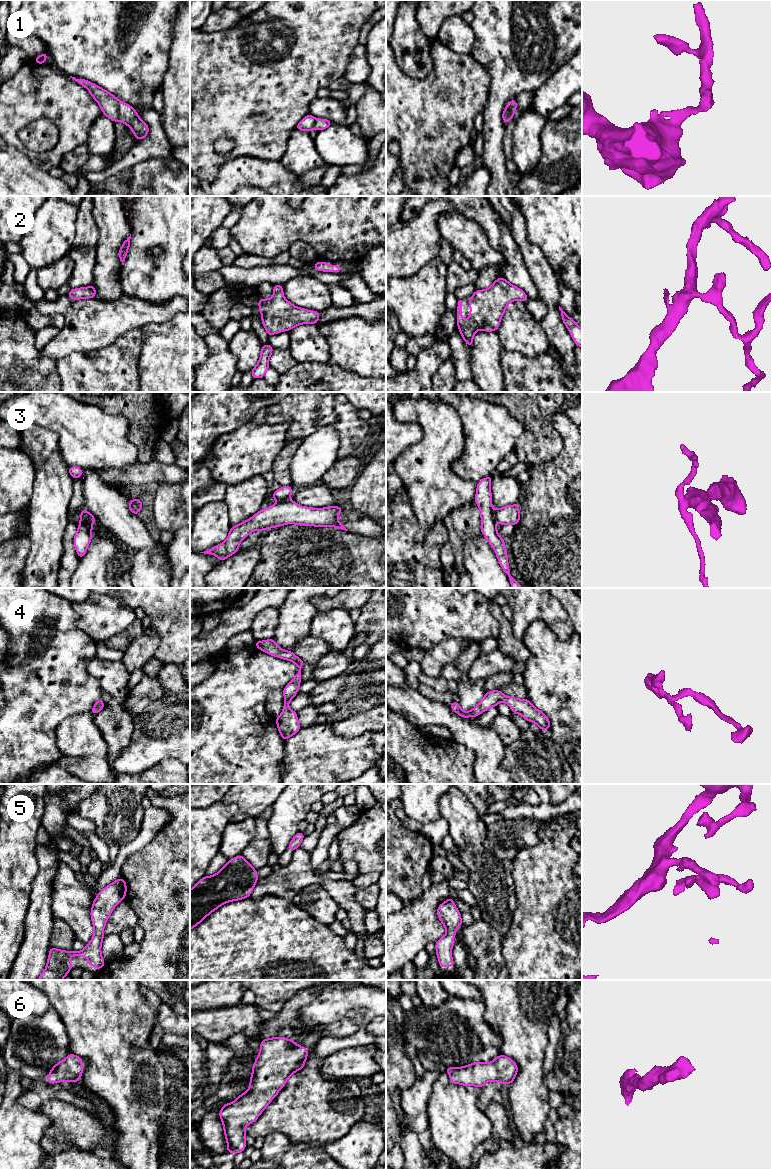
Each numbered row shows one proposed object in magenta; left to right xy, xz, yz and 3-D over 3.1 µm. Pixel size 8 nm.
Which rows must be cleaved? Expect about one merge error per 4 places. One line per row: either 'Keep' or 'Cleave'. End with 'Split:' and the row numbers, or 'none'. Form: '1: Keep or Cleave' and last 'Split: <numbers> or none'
1: Keep
2: Keep
3: Cleave
4: Keep
5: Keep
6: Keep
Split: 3

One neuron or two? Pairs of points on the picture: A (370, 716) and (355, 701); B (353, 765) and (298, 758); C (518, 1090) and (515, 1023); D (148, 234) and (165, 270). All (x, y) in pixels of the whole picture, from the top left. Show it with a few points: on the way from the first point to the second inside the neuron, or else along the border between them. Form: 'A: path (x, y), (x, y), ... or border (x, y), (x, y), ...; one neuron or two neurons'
A: border (375, 705), (342, 718); two neurons
B: path (339, 758), (312, 758); one neuron
C: path (524, 1073), (524, 1040); one neuron
D: path (160, 234), (169, 242), (169, 258); one neuron

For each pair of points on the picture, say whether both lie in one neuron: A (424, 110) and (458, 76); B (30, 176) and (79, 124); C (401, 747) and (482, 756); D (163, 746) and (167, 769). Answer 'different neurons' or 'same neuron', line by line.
A: same neuron
B: different neurons
C: different neurons
D: different neurons

